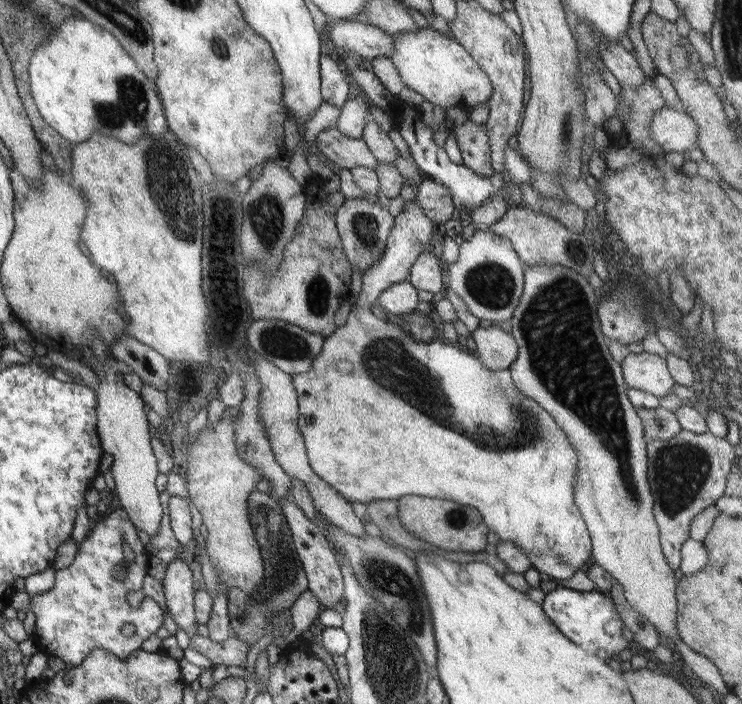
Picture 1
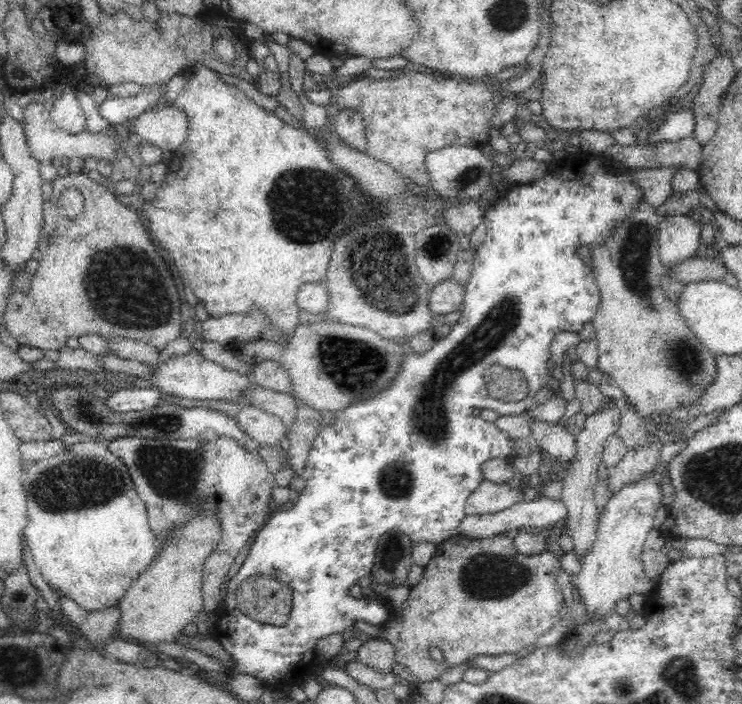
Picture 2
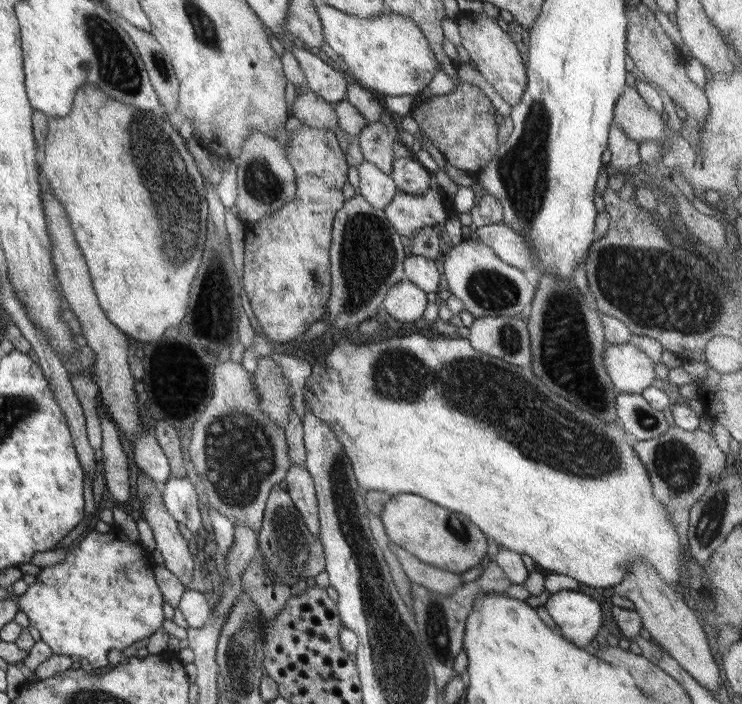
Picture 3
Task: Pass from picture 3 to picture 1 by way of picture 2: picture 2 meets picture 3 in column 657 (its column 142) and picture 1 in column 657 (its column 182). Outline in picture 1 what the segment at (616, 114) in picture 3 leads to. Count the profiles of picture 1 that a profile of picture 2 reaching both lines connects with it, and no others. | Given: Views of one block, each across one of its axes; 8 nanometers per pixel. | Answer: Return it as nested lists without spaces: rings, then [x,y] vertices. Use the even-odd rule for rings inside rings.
[[[664,106],[653,115],[650,137],[667,152],[686,154],[696,146],[698,128],[695,121],[685,112]]]

